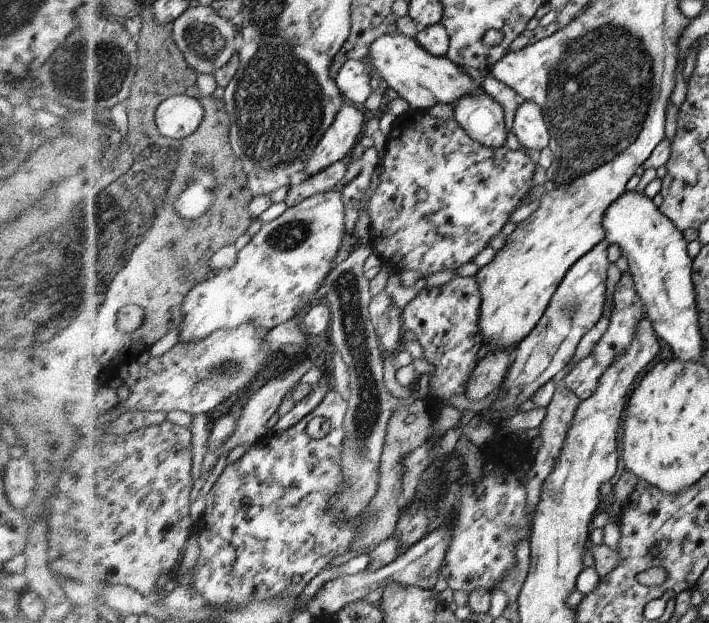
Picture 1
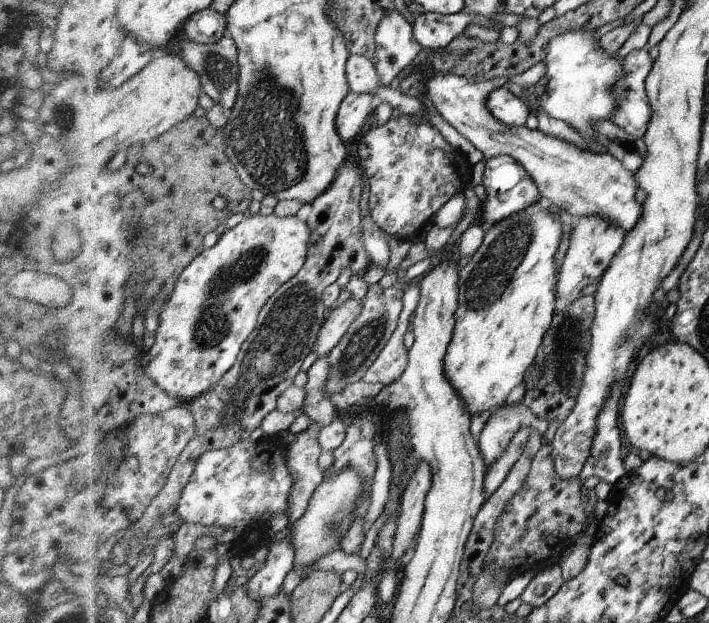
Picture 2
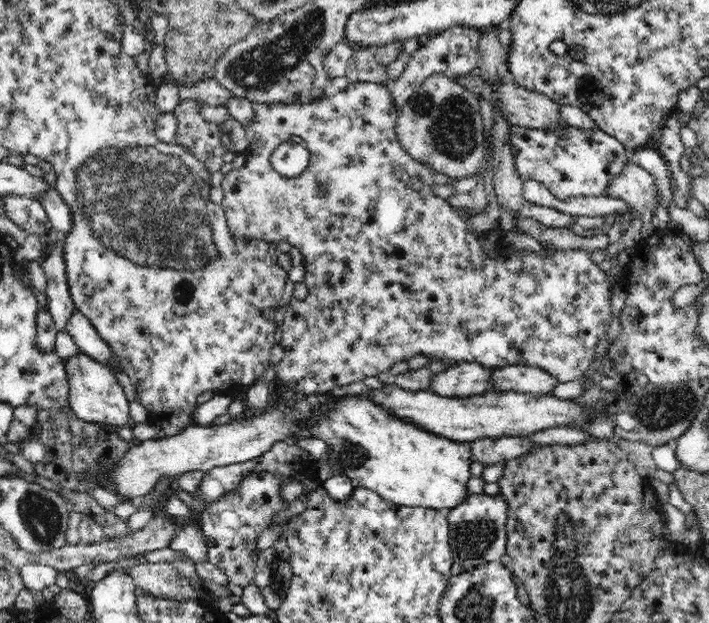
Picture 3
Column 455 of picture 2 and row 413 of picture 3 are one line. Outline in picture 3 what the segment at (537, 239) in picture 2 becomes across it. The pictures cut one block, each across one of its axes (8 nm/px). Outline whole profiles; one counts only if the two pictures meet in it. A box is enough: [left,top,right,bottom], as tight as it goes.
[305,396,476,511]

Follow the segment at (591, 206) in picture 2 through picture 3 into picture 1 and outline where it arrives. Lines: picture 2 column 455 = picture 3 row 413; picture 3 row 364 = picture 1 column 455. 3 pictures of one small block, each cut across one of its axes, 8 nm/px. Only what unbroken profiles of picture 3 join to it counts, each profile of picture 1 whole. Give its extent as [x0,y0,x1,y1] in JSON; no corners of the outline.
[368,34,482,112]

